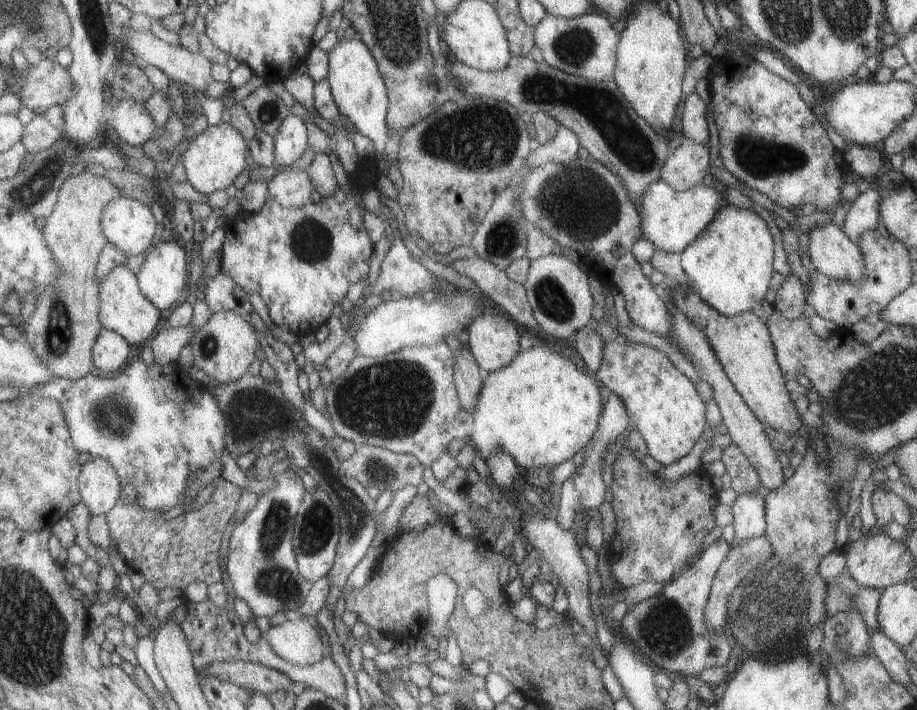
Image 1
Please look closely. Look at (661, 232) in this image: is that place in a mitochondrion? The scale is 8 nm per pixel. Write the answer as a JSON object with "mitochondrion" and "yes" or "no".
{"mitochondrion":"no"}

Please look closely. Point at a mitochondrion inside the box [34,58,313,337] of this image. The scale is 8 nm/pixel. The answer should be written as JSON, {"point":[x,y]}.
{"point":[268,110]}

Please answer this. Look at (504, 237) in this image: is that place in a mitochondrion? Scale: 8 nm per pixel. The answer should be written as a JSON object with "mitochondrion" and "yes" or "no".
{"mitochondrion":"yes"}

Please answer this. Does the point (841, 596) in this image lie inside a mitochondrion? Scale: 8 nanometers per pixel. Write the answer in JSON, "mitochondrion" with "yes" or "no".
{"mitochondrion":"yes"}

